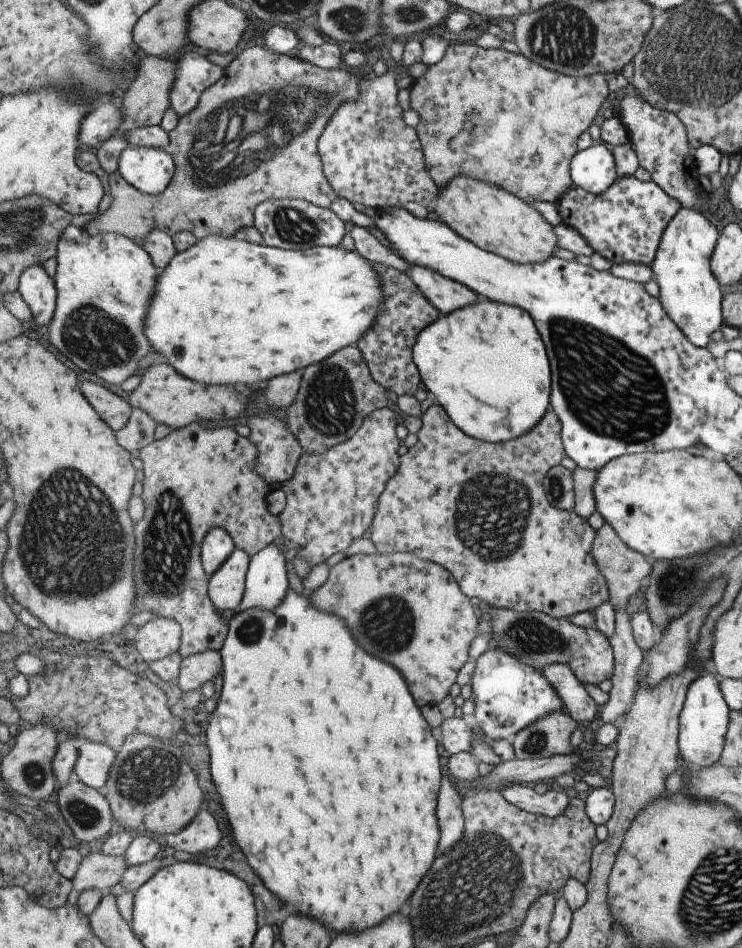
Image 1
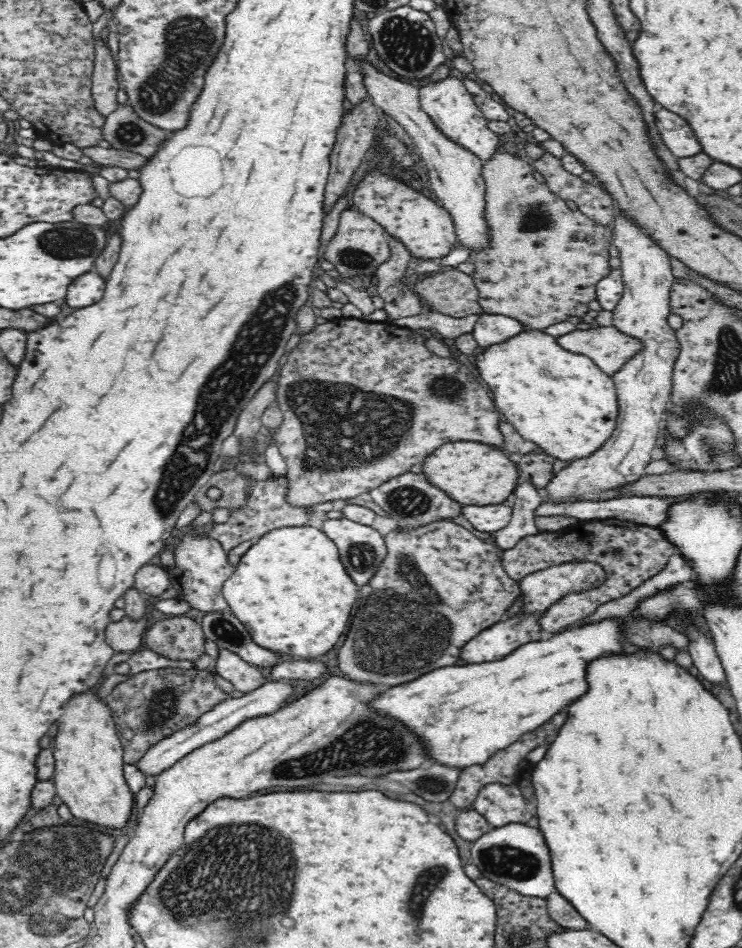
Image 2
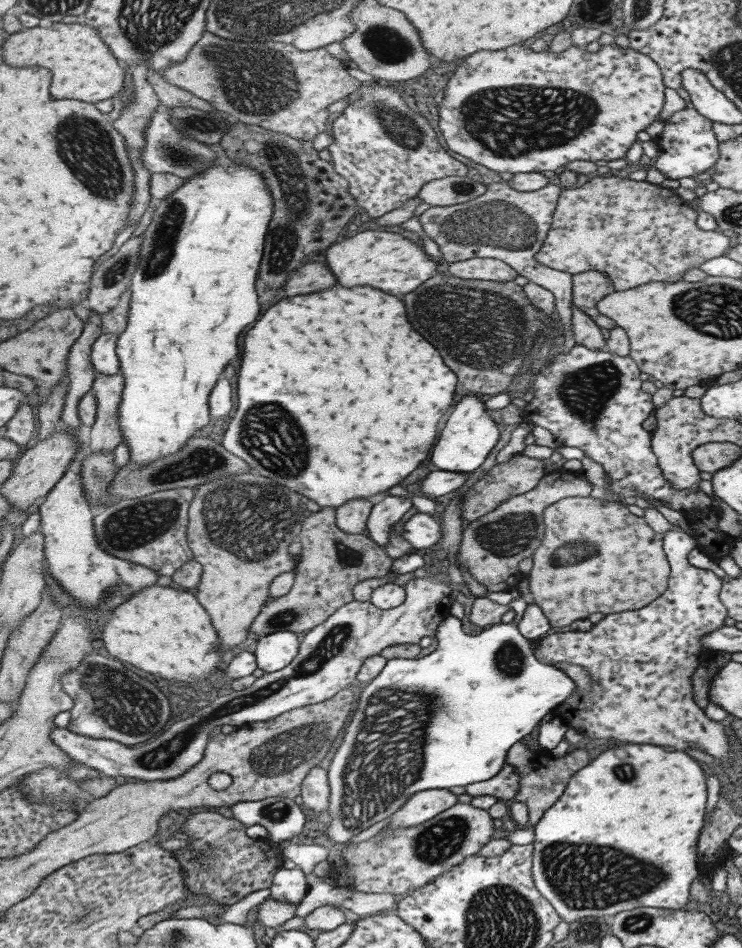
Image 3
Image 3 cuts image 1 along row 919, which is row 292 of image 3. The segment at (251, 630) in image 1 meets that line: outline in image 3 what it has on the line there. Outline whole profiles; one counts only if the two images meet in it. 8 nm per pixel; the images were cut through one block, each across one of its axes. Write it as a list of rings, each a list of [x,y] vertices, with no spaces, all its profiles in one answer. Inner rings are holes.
[[[337,284],[337,288],[329,288],[315,294],[303,294],[303,296],[291,296],[275,304],[267,314],[257,320],[253,330],[249,330],[245,338],[245,356],[239,372],[239,408],[235,412],[233,422],[229,424],[229,430],[225,434],[223,444],[237,456],[245,458],[259,474],[273,478],[275,482],[297,490],[299,494],[315,500],[319,506],[343,506],[353,498],[369,498],[379,500],[379,494],[389,490],[391,486],[401,486],[403,480],[413,476],[417,468],[421,468],[421,462],[429,458],[435,440],[439,436],[439,424],[443,420],[443,414],[451,408],[455,398],[455,392],[459,388],[459,376],[443,362],[443,356],[439,350],[435,350],[433,344],[429,344],[409,322],[407,318],[407,306],[401,298],[387,294],[373,286],[357,286],[357,288],[343,288]]]

